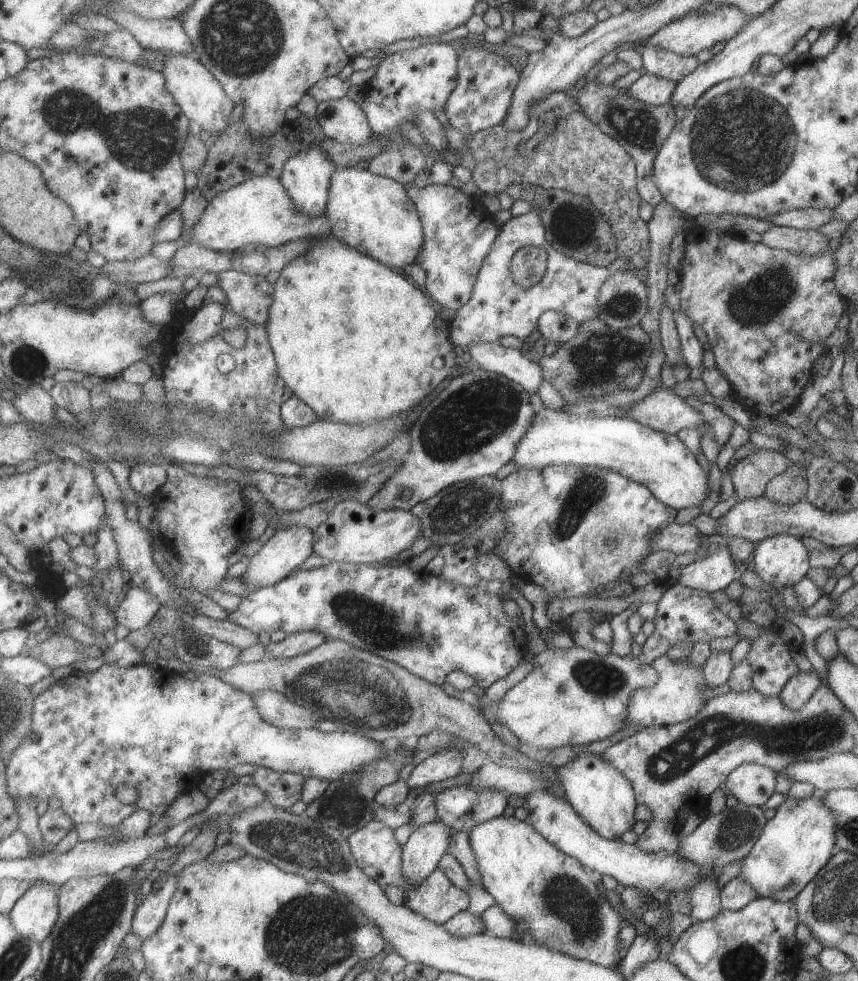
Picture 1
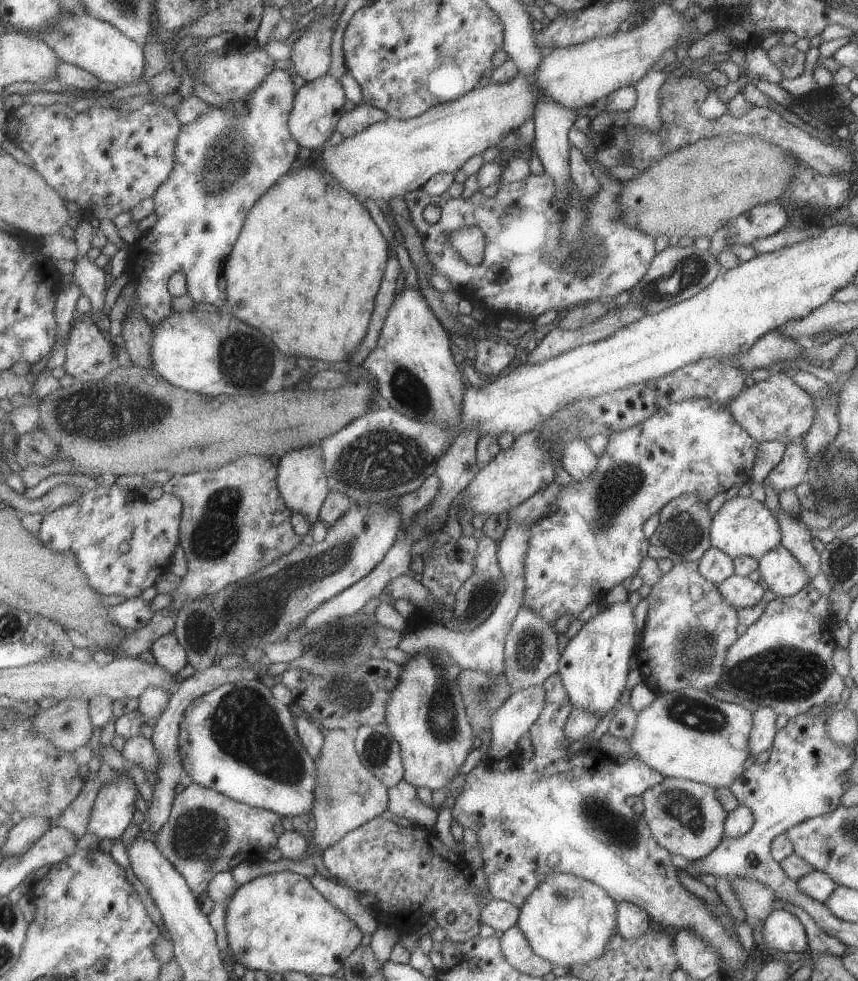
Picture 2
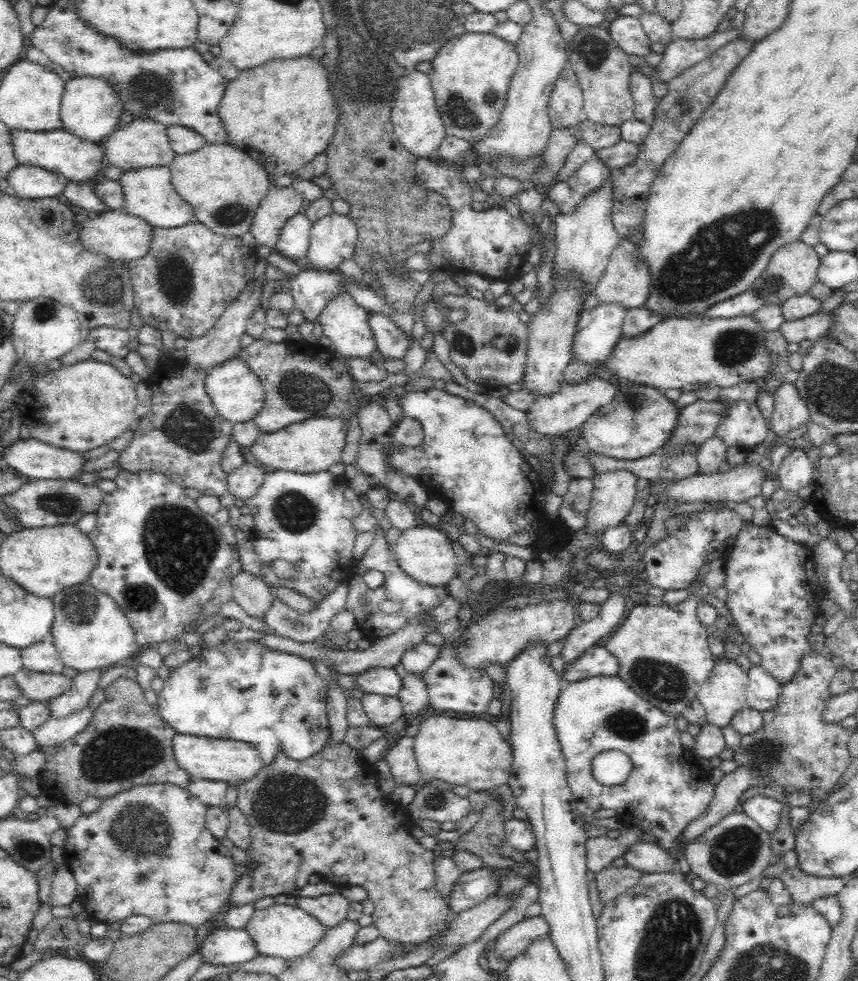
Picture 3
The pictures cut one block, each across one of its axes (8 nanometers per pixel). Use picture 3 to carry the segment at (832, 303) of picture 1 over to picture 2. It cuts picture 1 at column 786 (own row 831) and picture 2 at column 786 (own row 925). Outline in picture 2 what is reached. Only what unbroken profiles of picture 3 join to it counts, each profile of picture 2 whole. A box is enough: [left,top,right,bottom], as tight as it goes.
[726,373,813,445]

